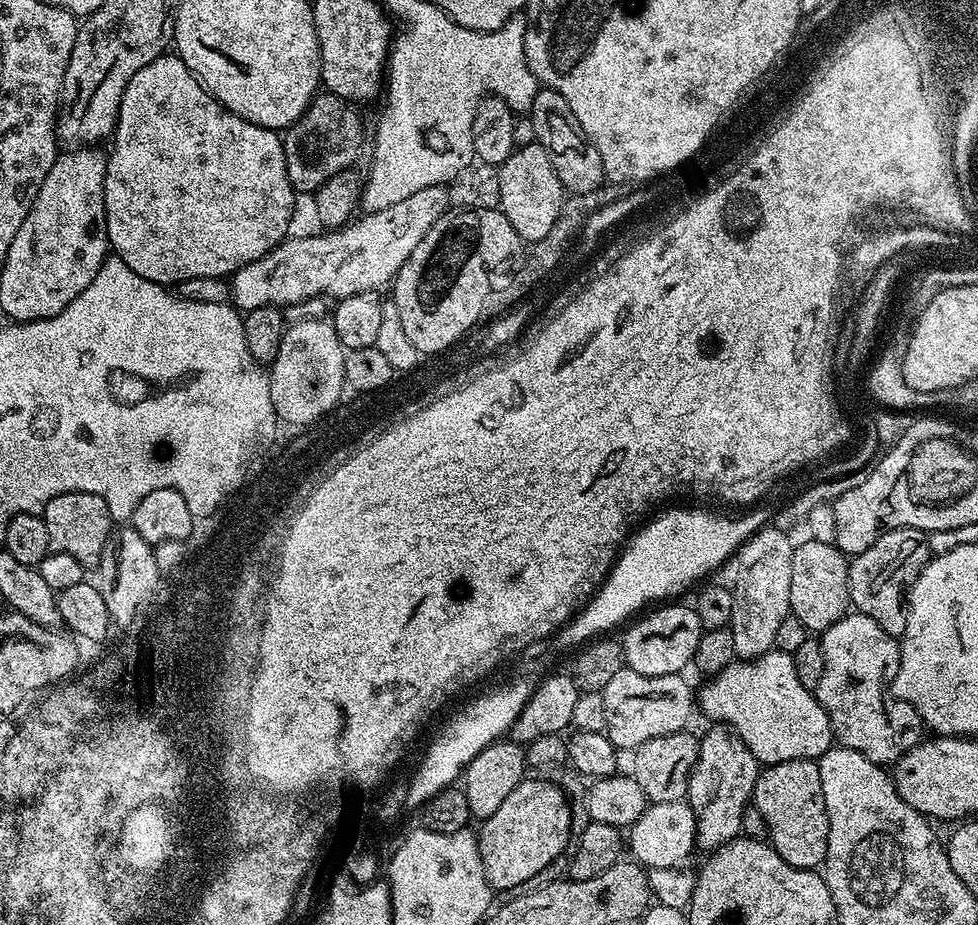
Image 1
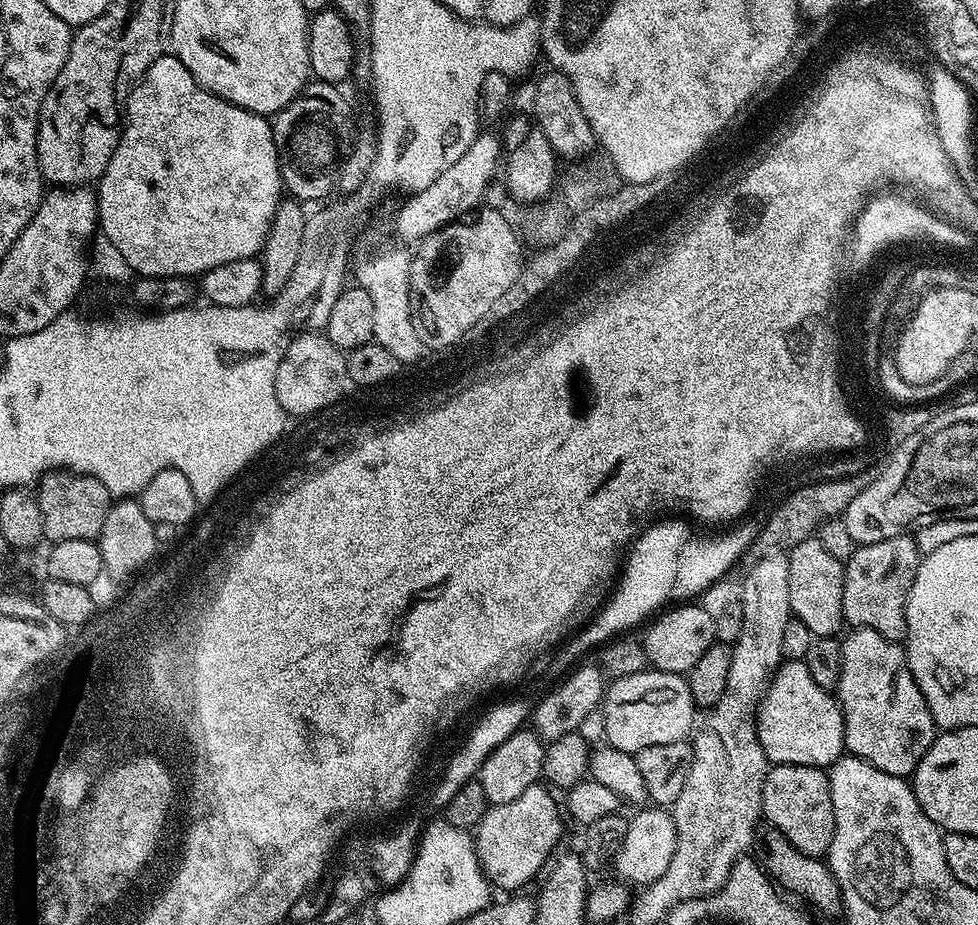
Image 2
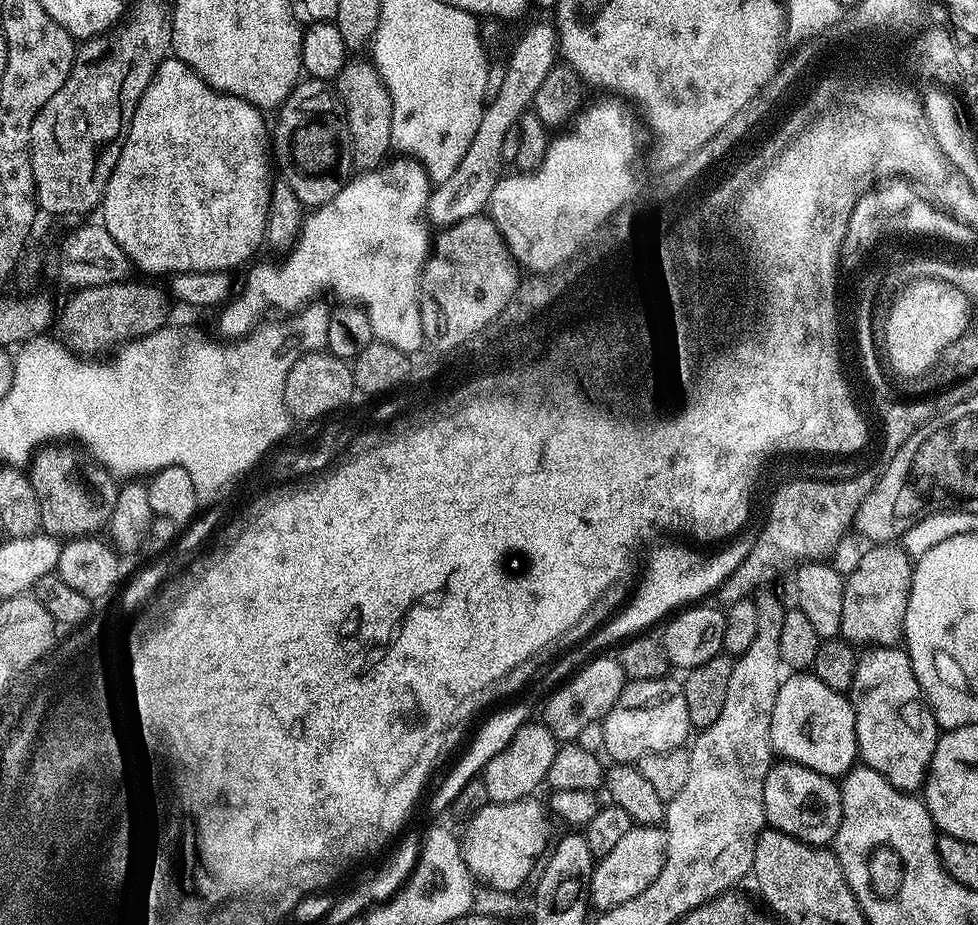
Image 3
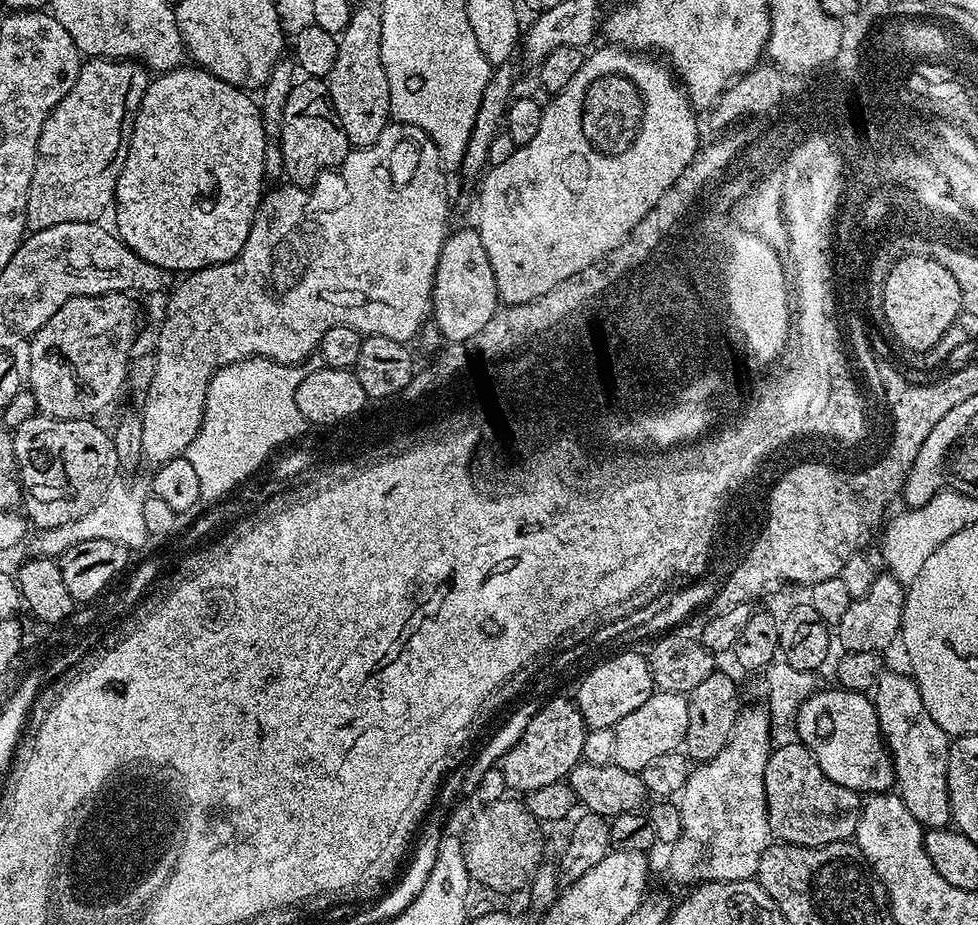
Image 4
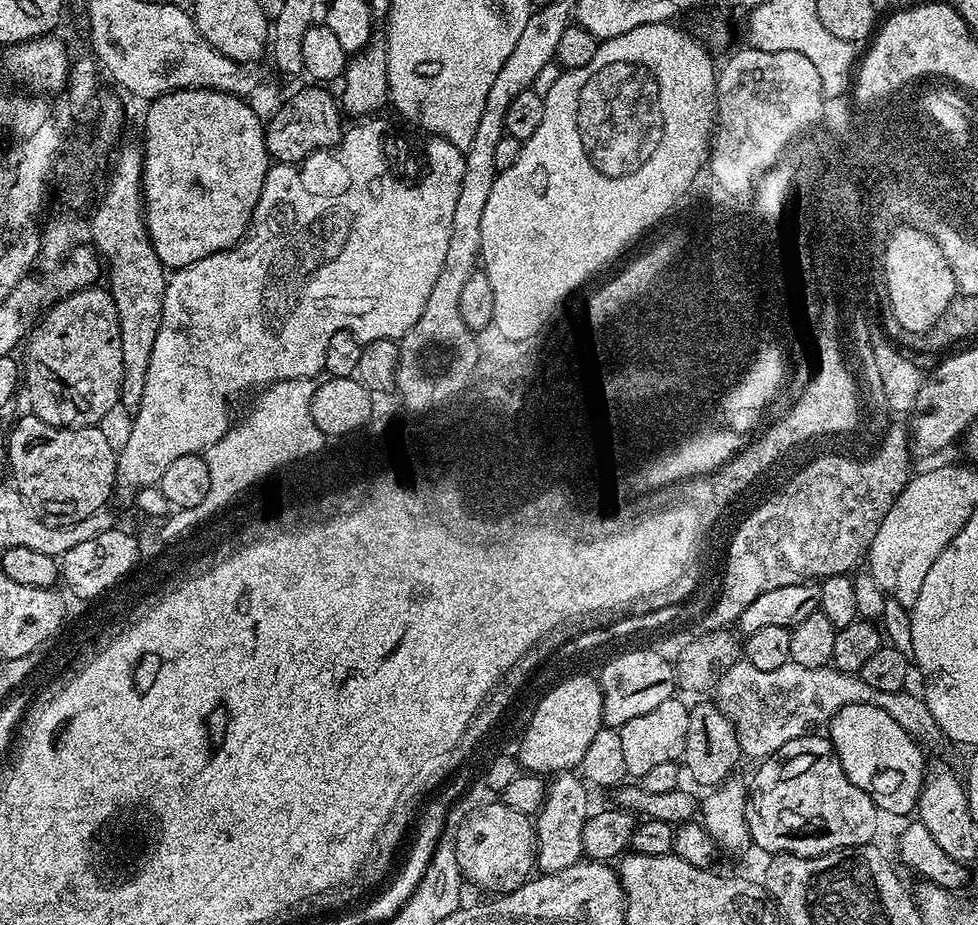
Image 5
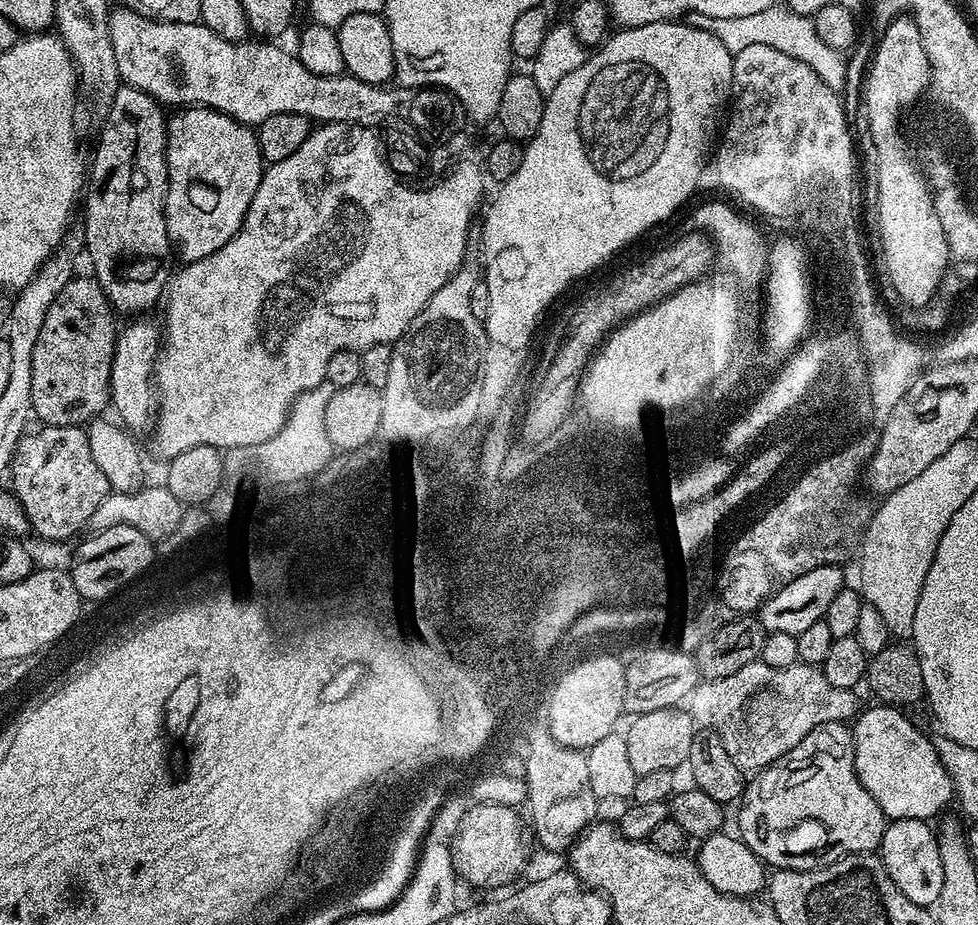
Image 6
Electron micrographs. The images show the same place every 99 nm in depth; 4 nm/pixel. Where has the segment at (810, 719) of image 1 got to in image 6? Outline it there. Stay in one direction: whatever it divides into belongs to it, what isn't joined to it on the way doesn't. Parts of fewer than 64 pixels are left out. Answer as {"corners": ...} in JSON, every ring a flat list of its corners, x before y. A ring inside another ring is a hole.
{"corners":[[883,702,875,705,877,708,868,708,855,717,851,725,852,741,854,742,854,766,862,786,878,802,889,821,893,820,927,820,932,816,939,817,944,807,954,800,950,774,946,774,946,766,938,758,932,745,932,736,924,733,908,716,903,716,901,709,889,706]]}

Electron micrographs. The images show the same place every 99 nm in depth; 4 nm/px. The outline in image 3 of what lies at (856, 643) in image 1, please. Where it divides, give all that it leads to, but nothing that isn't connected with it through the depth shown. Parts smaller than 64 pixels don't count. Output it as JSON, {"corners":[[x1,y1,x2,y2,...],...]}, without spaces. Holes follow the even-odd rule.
{"corners":[[869,647,868,652,856,661,856,674,850,689,852,709,856,711,856,747,858,756,867,767,874,769,890,786,899,792,916,794,923,789,928,778,928,767,934,758,936,743,941,729,936,723,932,707,924,698,918,678,912,669,912,663,903,647]]}

